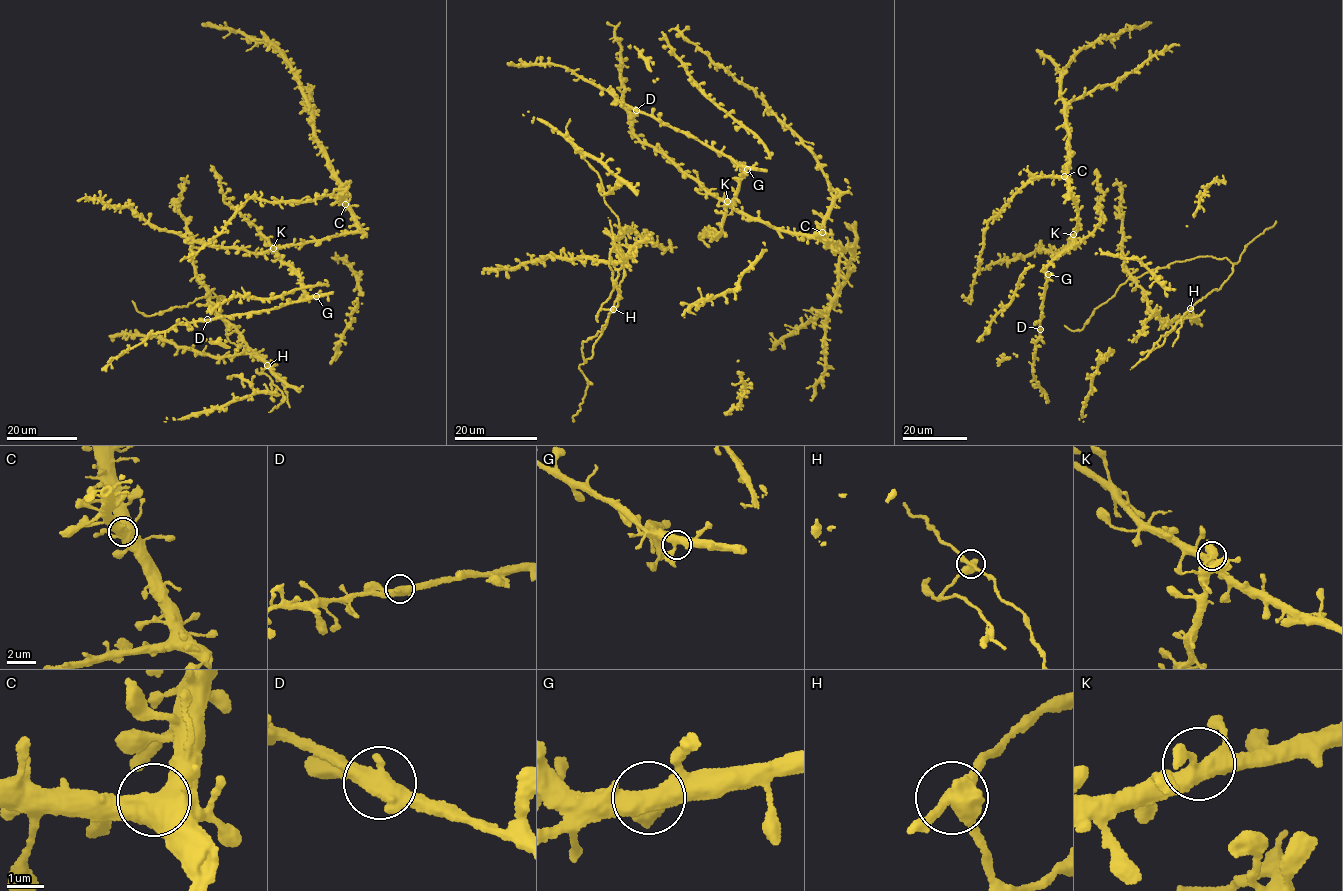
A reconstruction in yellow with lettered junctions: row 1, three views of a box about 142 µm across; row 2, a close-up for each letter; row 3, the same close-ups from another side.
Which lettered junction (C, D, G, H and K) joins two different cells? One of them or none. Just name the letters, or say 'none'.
H

